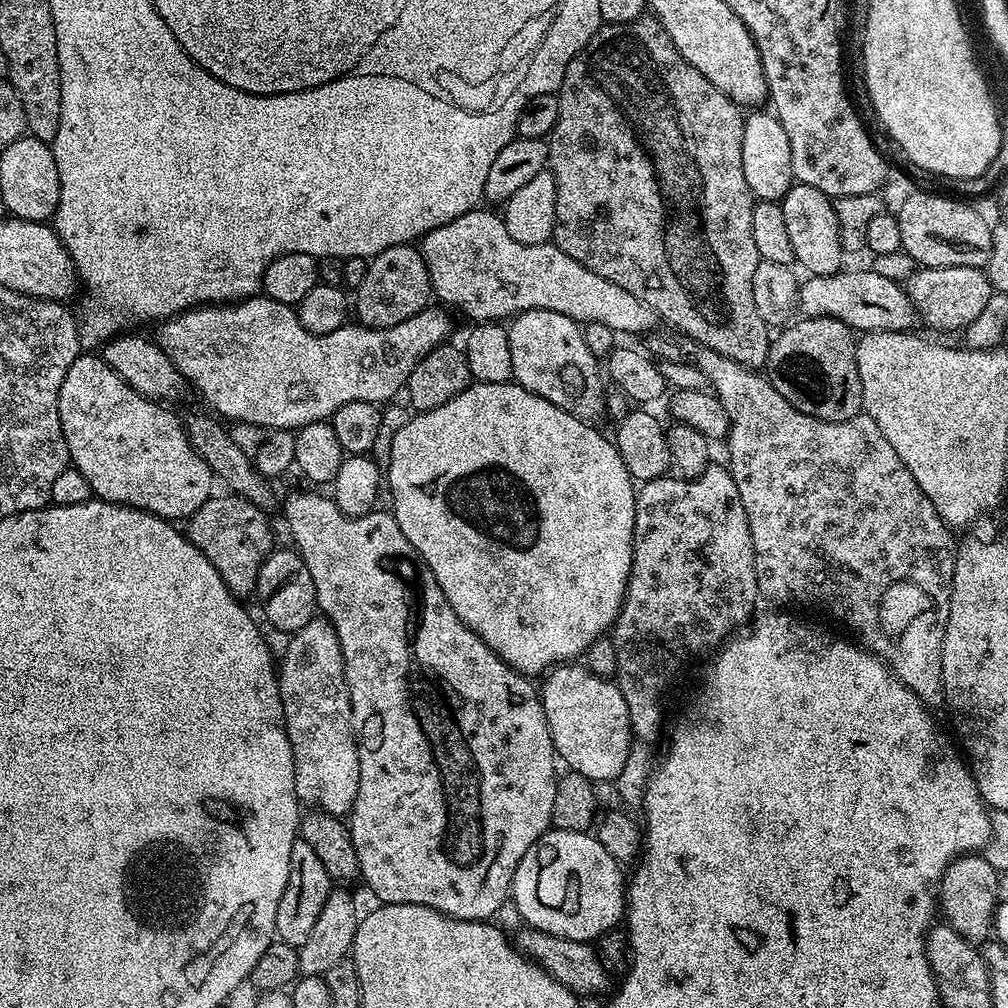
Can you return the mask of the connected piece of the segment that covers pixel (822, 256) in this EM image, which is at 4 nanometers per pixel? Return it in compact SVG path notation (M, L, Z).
M793 183L782 201L782 214L786 214L786 227L790 234L790 243L794 245L795 263L805 268L808 276L833 276L841 271L840 264L846 259L846 253L838 234L838 214L834 214L833 197L827 196L822 190L814 190L814 186Z

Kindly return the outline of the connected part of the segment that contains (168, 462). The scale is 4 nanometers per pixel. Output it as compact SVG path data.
M96 354L77 356L76 361L70 366L70 370L66 370L66 378L62 382L62 390L58 398L58 414L62 422L62 434L66 438L68 459L71 467L77 468L82 474L82 478L86 478L86 482L90 482L93 493L101 500L110 501L111 504L130 504L133 508L140 508L143 512L153 512L155 516L160 516L169 522L180 522L180 519L183 521L185 518L192 517L198 510L198 506L202 506L210 499L214 492L214 489L212 489L214 477L212 471L206 466L206 462L202 462L202 458L198 458L198 454L190 446L190 442L184 433L181 417L179 415L175 416L172 412L167 412L163 408L164 406L163 403L143 396L141 392L135 392L106 361Z

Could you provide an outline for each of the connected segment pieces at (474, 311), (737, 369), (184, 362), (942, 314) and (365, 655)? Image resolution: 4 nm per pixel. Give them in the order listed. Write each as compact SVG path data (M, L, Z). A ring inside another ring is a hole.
M473 210L462 214L454 218L454 222L446 222L446 226L430 230L419 241L418 247L424 255L426 270L430 274L432 295L445 309L453 313L461 312L466 319L472 320L471 322L504 322L535 308L554 310L558 314L566 314L566 318L575 320L581 326L590 322L602 322L617 334L644 332L658 324L656 311L646 306L642 298L634 298L630 290L622 290L622 286L614 286L614 282L594 274L594 270L586 270L582 262L574 262L574 258L570 258L570 254L562 251L555 242L518 242L510 236L510 230L506 230L503 219L497 213L495 216L492 212L480 211Z
M696 346L691 350L693 351L692 356L690 355L691 363L699 366L707 375L711 391L722 402L722 406L726 406L726 414L732 423L726 437L726 445L728 444L726 467L734 478L734 486L738 486L738 494L742 498L742 506L746 510L750 522L750 534L756 555L756 581L763 599L777 600L780 603L777 605L780 606L788 606L791 600L796 604L817 604L822 611L829 612L836 620L841 620L859 637L862 634L862 628L864 630L870 628L870 618L874 616L872 612L874 612L876 600L882 594L880 590L884 590L884 586L896 578L916 580L924 590L934 594L936 600L950 598L958 551L958 543L956 544L955 538L952 537L955 536L953 529L945 524L944 519L938 514L938 510L934 510L930 498L926 498L926 494L922 494L918 482L914 482L914 474L910 474L910 470L906 470L902 458L898 458L894 446L890 446L890 442L886 442L886 434L882 434L882 430L878 430L878 422L874 422L874 418L870 418L867 414L861 414L849 420L843 420L839 424L838 422L819 420L810 414L802 414L802 410L790 406L790 402L786 402L786 398L782 398L782 394L778 394L778 390L774 390L767 375L750 368L743 368L738 362L709 348Z
M253 294L239 302L217 302L189 308L186 312L177 312L175 316L165 319L157 327L161 328L154 333L154 339L161 350L171 358L177 373L183 379L185 376L200 391L201 398L209 404L205 405L217 417L223 418L225 421L241 420L244 424L253 424L256 428L264 428L263 430L299 430L306 427L307 424L314 423L315 420L328 420L334 414L334 410L338 410L338 406L346 406L346 402L370 402L371 404L383 405L385 402L399 397L396 395L399 392L401 395L401 392L405 389L414 366L418 366L418 362L422 358L426 358L426 354L430 354L430 350L434 350L438 344L443 344L449 339L447 315L449 316L449 313L443 307L429 306L422 309L418 314L414 314L414 318L406 318L406 322L398 322L398 326L390 326L389 328L365 328L363 326L352 328L353 326L345 326L334 330L330 334L315 336L302 326L302 322L296 317L296 310L293 305L272 300L269 296L263 294Z
M946 266L945 268L921 267L906 283L906 291L912 299L919 319L925 320L932 328L941 328L944 332L952 332L955 328L967 329L968 325L982 314L986 302L990 302L993 294L991 280L984 268L970 266Z
M292 492L284 504L284 520L292 535L291 543L306 562L310 578L314 578L316 607L323 619L335 626L342 646L360 771L358 794L350 813L350 831L360 867L359 879L368 883L369 890L377 896L380 904L426 906L456 920L488 922L504 903L509 903L512 879L526 850L530 850L530 846L534 846L534 842L552 828L554 790L558 779L556 747L537 685L532 685L533 681L523 672L509 666L486 642L482 642L482 638L478 638L478 634L474 634L474 630L466 627L458 614L454 614L450 602L446 602L446 594L442 594L442 586L438 586L438 578L434 578L430 566L426 566L418 550L410 546L410 538L402 534L402 526L398 526L396 517L391 511L380 511L373 510L365 516L347 516L338 510L331 495L319 496L316 492Z

